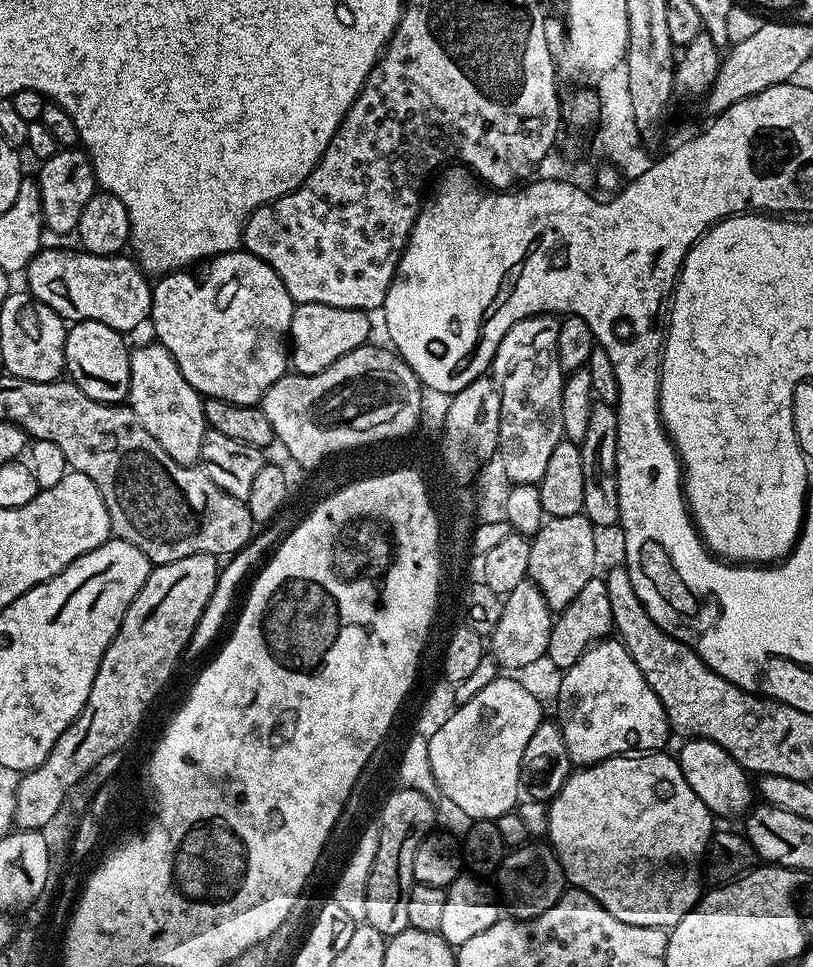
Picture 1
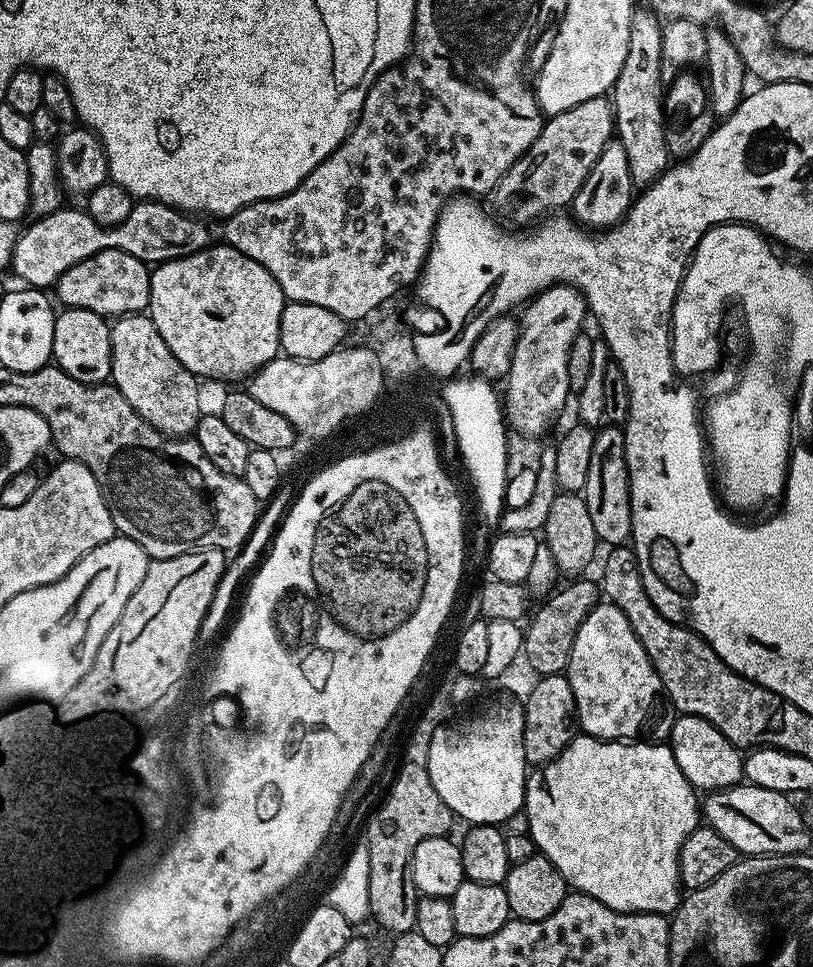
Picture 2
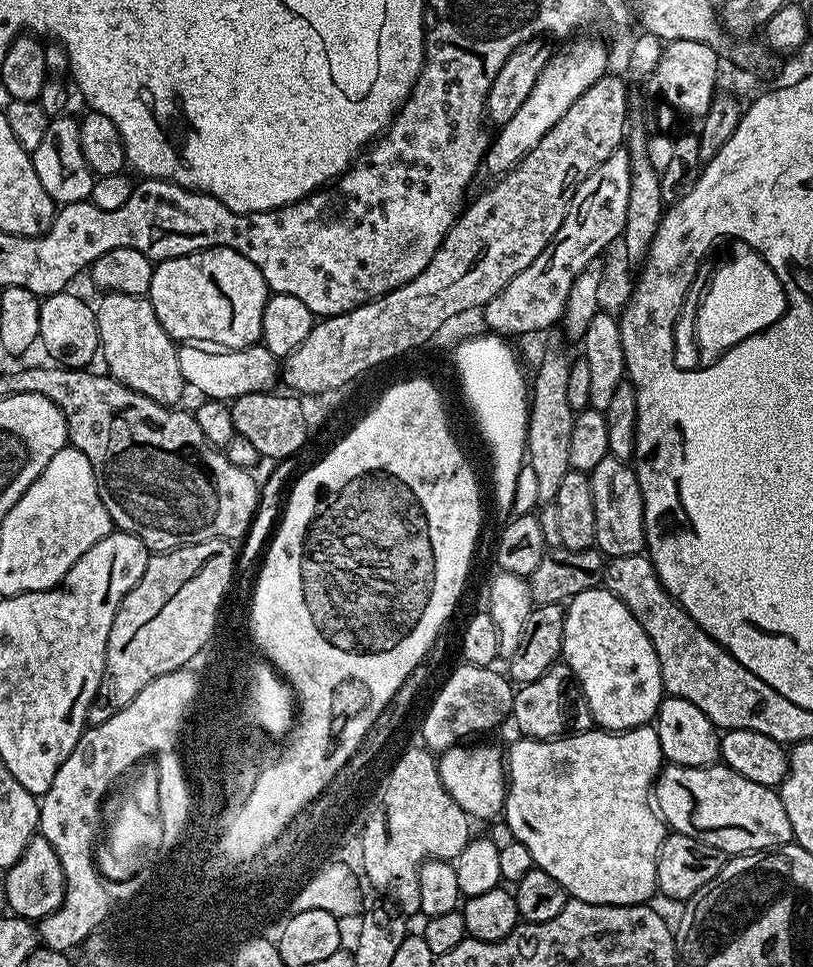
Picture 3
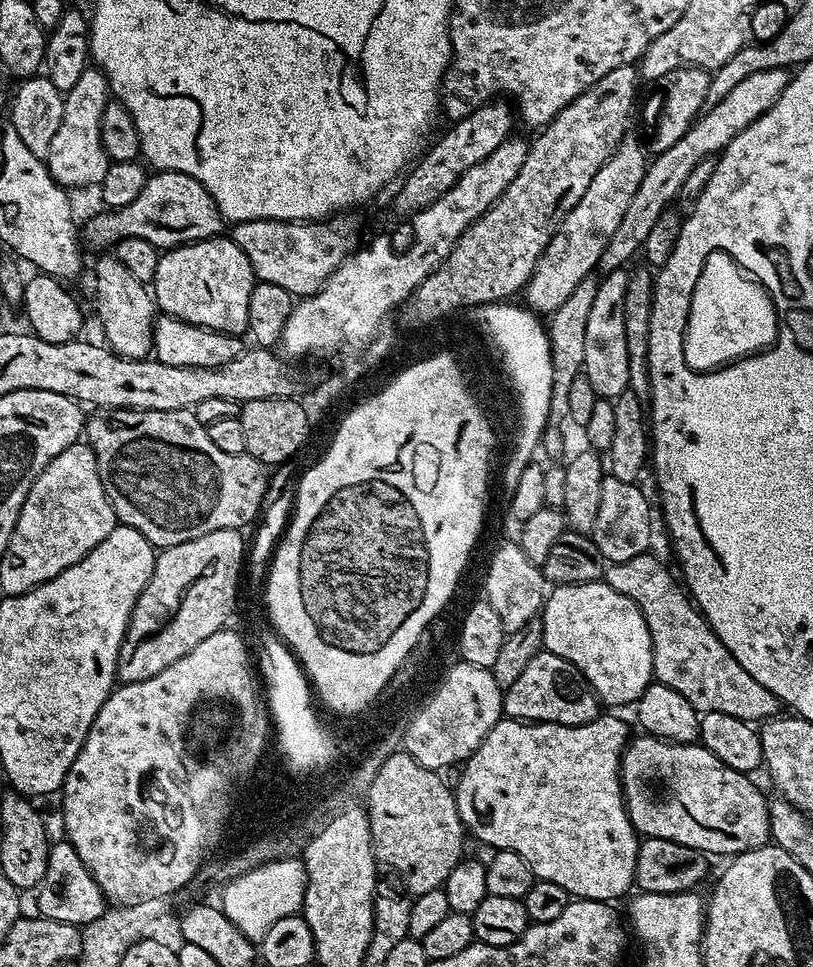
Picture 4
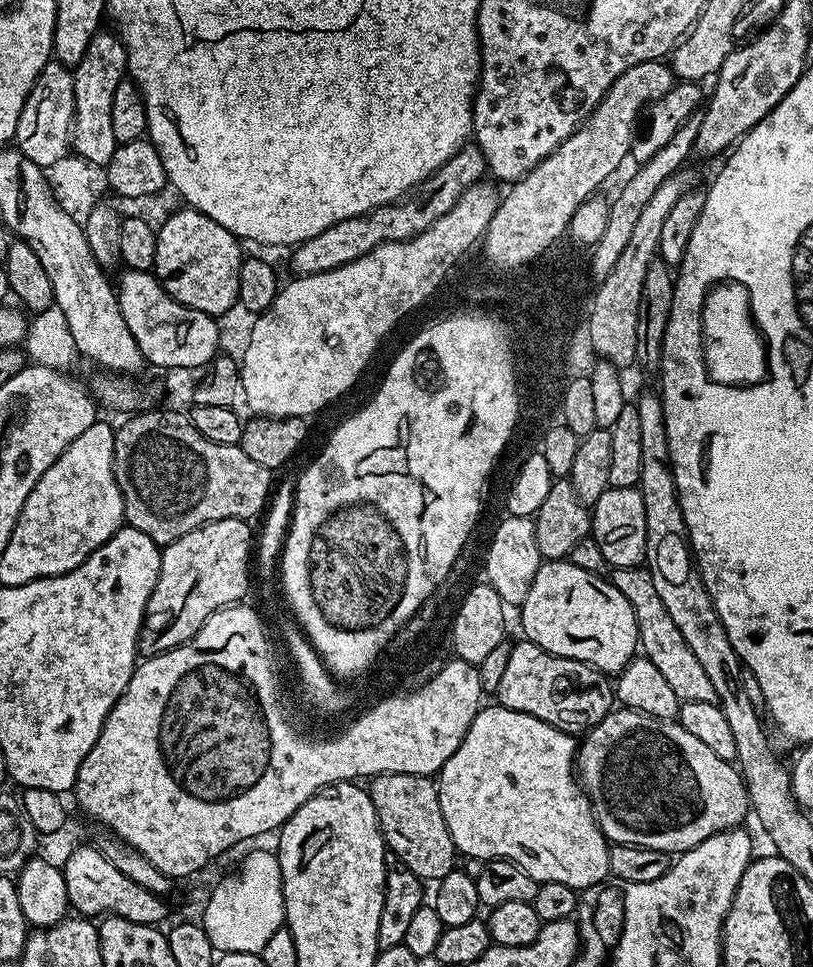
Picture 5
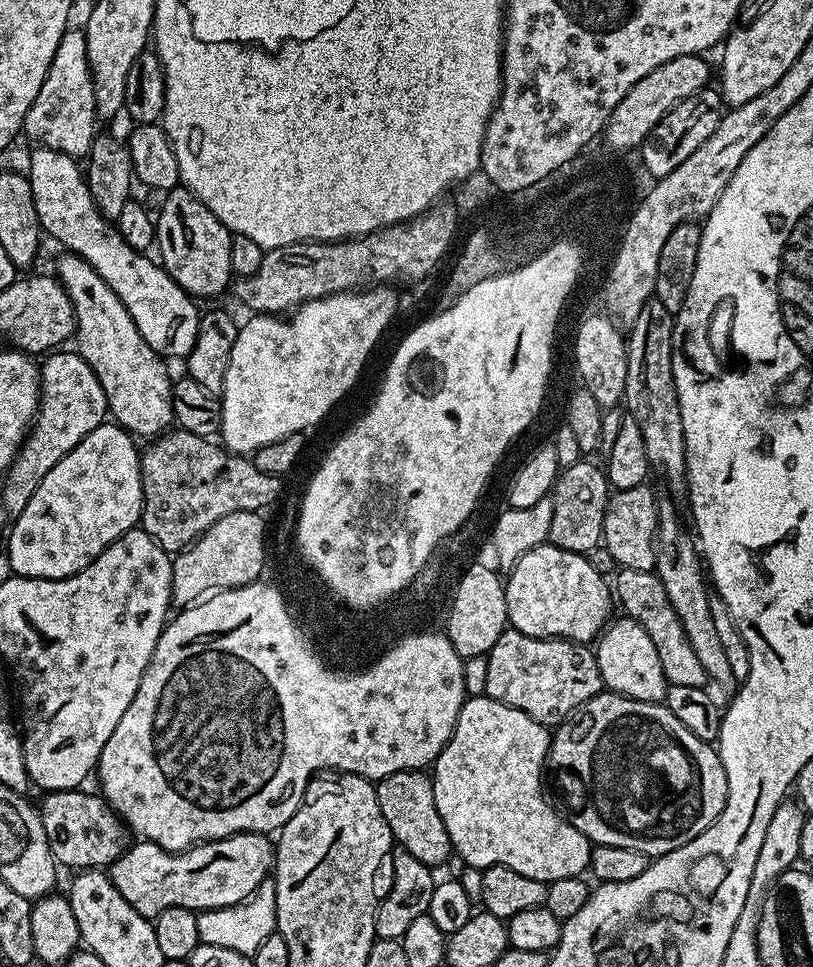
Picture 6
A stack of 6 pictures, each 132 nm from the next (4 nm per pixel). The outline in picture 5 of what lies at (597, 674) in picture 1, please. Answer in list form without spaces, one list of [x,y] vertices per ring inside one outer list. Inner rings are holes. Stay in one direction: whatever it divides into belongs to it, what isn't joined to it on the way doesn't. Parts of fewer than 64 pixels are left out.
[[[569,559],[544,560],[541,563],[538,574],[534,574],[534,580],[530,582],[526,598],[518,606],[518,612],[520,624],[524,627],[523,639],[542,646],[542,650],[555,656],[586,662],[605,674],[623,672],[640,648],[638,622],[630,602],[626,602],[626,594],[614,587],[611,579],[590,570],[582,570],[582,566],[574,566]]]

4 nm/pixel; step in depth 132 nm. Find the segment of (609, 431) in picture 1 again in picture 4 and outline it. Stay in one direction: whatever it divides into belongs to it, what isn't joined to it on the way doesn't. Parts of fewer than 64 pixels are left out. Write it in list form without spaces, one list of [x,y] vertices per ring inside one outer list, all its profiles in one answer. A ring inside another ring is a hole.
[[[605,475],[602,482],[602,499],[598,505],[598,519],[590,533],[598,550],[608,564],[626,562],[626,558],[641,556],[649,551],[652,540],[652,508],[649,497],[640,489],[639,483],[618,482],[618,478]]]

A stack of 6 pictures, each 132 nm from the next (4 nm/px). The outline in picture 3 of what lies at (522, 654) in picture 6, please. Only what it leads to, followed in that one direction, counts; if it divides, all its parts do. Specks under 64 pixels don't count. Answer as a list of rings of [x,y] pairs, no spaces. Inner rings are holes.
[[[563,662],[553,664],[550,670],[546,670],[546,674],[542,674],[542,678],[515,689],[512,697],[511,719],[516,720],[517,726],[524,731],[521,733],[525,737],[534,740],[555,740],[557,736],[566,736],[574,732],[587,732],[593,727],[590,706],[582,694],[580,684],[573,672],[569,670],[568,665]]]

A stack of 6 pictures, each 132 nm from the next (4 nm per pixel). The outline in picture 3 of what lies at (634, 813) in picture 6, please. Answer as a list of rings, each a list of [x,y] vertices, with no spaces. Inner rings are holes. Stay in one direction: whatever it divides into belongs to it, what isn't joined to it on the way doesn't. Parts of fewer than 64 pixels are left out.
[[[722,762],[706,766],[668,764],[661,768],[654,785],[654,807],[672,832],[698,838],[698,842],[706,842],[729,857],[743,856],[746,852],[767,852],[781,844],[793,843],[790,818],[786,815],[786,806],[782,806],[779,791],[758,786],[750,782],[750,778],[742,778],[742,774]]]

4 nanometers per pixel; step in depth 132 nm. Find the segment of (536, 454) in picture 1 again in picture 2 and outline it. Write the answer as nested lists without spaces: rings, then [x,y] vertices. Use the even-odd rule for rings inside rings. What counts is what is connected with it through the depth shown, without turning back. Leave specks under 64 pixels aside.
[[[556,284],[527,301],[523,312],[524,324],[522,320],[518,328],[510,370],[506,383],[503,385],[505,388],[504,390],[502,388],[503,415],[507,427],[511,431],[540,438],[543,437],[543,432],[555,422],[556,415],[564,408],[564,403],[567,400],[569,403],[570,389],[566,378],[566,358],[570,358],[570,346],[574,342],[574,338],[581,335],[583,328],[580,327],[583,326],[584,316],[586,320],[589,311],[583,294],[577,288],[571,288],[568,284]]]

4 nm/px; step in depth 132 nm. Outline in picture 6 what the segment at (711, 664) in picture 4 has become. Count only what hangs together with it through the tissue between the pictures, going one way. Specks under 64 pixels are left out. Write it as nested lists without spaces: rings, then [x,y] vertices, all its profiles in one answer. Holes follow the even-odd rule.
[[[620,568],[614,576],[614,596],[619,607],[621,604],[623,611],[633,620],[637,620],[642,630],[646,630],[646,634],[650,634],[654,647],[658,649],[658,658],[662,662],[662,674],[666,674],[669,685],[705,687],[706,677],[702,662],[698,662],[698,654],[694,654],[694,646],[690,646],[690,638],[686,638],[682,622],[678,622],[678,614],[666,598],[666,586],[662,586],[655,571]]]

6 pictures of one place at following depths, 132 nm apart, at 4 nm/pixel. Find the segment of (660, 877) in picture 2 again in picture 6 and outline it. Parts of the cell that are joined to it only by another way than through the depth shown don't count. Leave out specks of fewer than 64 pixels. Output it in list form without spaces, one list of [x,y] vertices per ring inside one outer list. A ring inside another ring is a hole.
[[[468,696],[458,714],[458,722],[452,731],[452,737],[441,750],[440,757],[436,759],[431,769],[432,785],[434,786],[434,802],[438,806],[438,814],[442,814],[442,822],[446,826],[446,834],[450,834],[455,855],[461,856],[463,862],[469,868],[486,869],[495,864],[510,866],[510,870],[518,870],[518,874],[526,874],[526,878],[538,878],[545,882],[551,882],[558,878],[570,878],[571,876],[583,877],[585,875],[593,845],[573,826],[571,819],[559,816],[550,805],[544,801],[544,788],[540,785],[540,775],[544,772],[544,760],[550,756],[550,732],[545,725],[540,724],[530,714],[518,710],[514,706],[506,706],[489,696]]]

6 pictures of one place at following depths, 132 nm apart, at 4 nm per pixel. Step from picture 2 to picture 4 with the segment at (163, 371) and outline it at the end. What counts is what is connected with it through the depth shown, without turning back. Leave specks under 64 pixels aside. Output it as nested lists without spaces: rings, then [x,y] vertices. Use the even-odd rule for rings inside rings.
[[[100,254],[96,260],[96,316],[104,331],[103,343],[118,356],[143,360],[152,352],[152,325],[158,309],[153,293],[138,282],[114,254]]]

